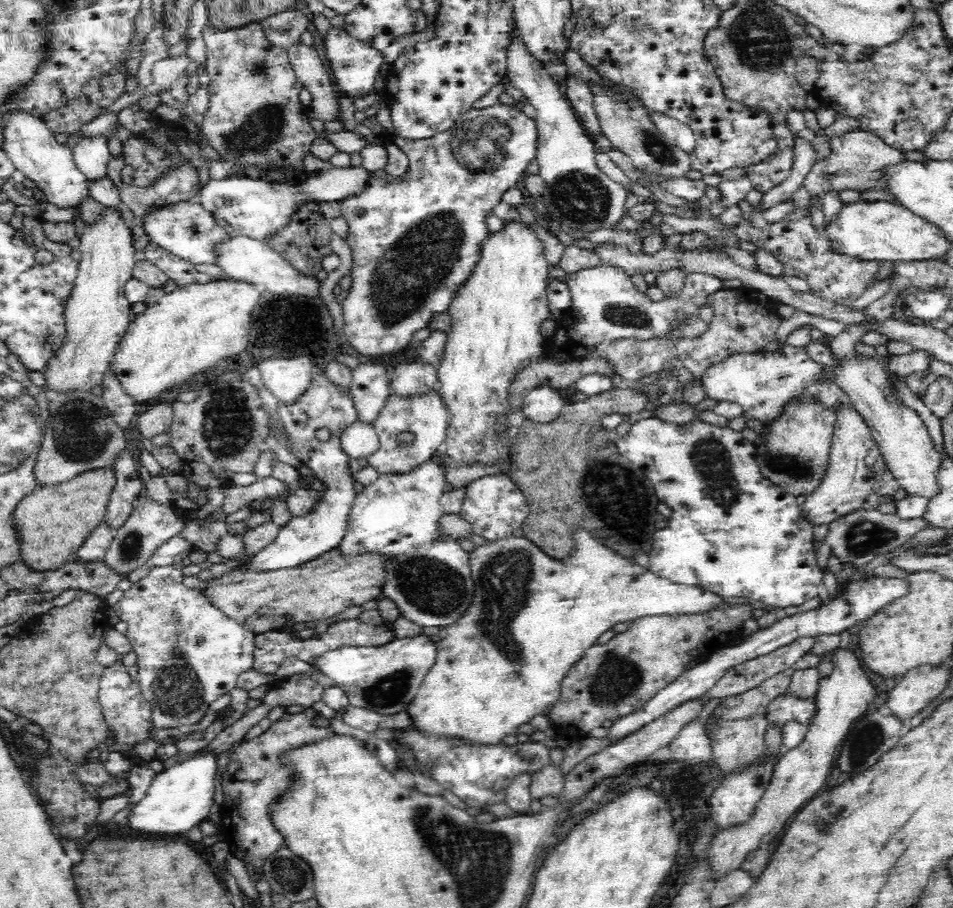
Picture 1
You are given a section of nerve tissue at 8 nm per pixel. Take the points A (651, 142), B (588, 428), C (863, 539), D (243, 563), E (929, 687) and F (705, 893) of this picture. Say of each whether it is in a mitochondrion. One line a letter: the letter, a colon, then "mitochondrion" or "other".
A: mitochondrion
B: mitochondrion
C: mitochondrion
D: other
E: other
F: other

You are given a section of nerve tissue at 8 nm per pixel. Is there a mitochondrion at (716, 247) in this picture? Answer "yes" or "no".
no

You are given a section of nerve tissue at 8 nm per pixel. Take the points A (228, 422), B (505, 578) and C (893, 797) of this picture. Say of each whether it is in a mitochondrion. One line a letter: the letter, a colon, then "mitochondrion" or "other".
A: mitochondrion
B: mitochondrion
C: other

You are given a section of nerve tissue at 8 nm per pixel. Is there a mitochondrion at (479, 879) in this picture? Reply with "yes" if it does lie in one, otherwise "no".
yes

